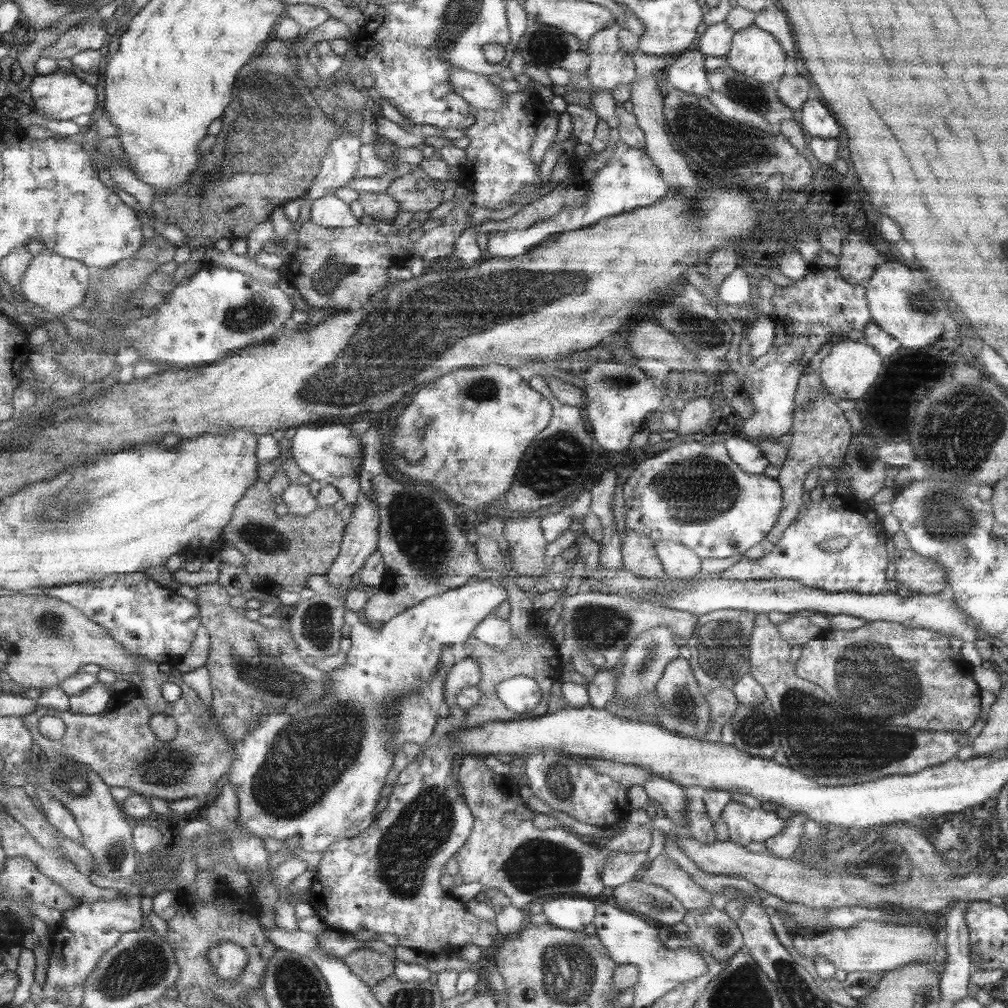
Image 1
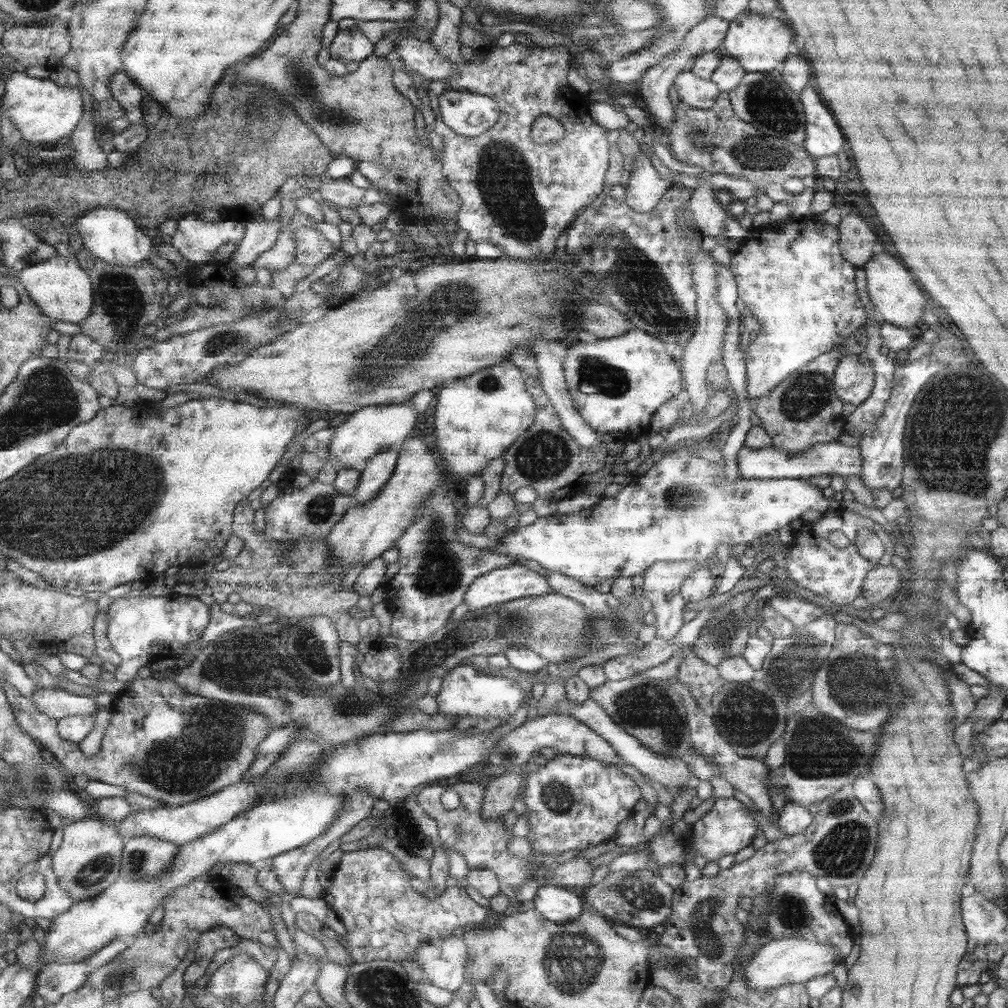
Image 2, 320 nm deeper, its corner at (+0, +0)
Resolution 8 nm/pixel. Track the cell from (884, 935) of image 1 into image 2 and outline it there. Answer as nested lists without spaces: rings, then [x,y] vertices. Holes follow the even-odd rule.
[[[781,938],[765,942],[751,960],[741,968],[749,990],[771,990],[781,985],[804,984],[813,976],[824,976],[843,964],[831,945],[813,943],[803,938]]]

